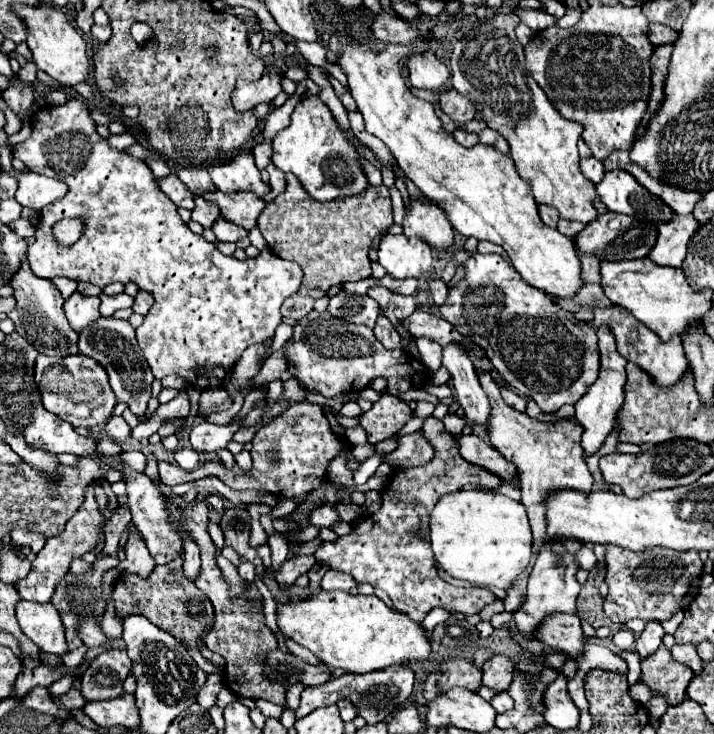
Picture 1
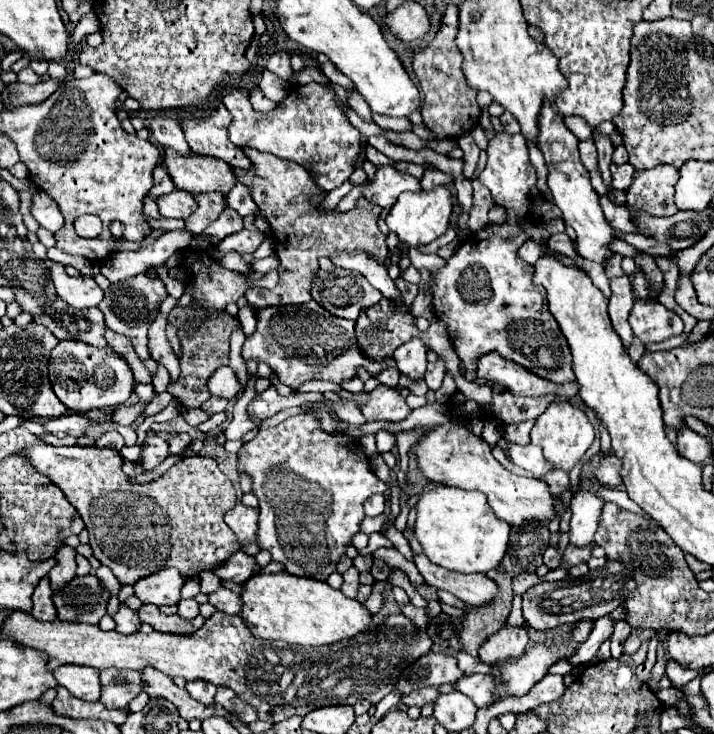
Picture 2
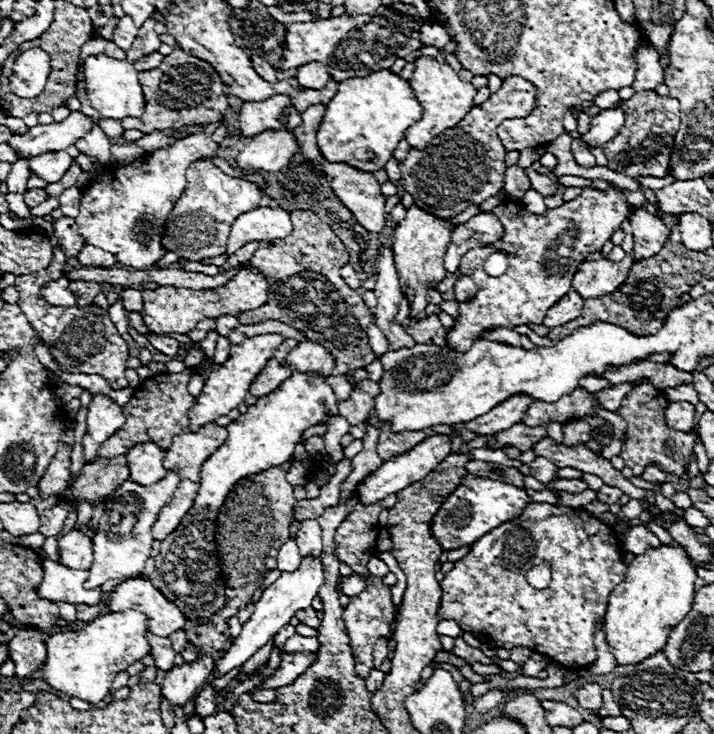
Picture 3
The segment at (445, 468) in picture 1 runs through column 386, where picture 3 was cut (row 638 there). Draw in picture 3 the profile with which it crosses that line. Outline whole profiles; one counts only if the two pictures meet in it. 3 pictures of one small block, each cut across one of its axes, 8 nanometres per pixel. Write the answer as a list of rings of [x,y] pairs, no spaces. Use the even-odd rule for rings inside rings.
[[[532,502],[518,518],[476,540],[476,544],[470,546],[470,552],[458,560],[450,572],[446,572],[440,582],[442,604],[438,620],[454,620],[464,632],[480,632],[492,642],[514,644],[500,648],[526,646],[554,658],[566,668],[580,668],[596,660],[594,632],[602,622],[610,592],[624,580],[624,574],[626,564],[622,562],[622,552],[612,528],[590,516],[584,508],[568,508],[560,502],[556,506]],[[538,564],[548,566],[554,576],[546,590],[536,590],[526,582],[526,572]]]

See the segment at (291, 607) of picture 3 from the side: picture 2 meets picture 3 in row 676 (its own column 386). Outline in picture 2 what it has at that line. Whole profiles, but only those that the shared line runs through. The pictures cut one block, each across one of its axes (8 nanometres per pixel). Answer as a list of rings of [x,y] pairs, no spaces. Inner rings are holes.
[[[434,186],[432,190],[404,192],[398,196],[390,214],[386,216],[388,228],[410,248],[430,244],[448,230],[448,220],[452,214],[452,190],[448,186]]]

